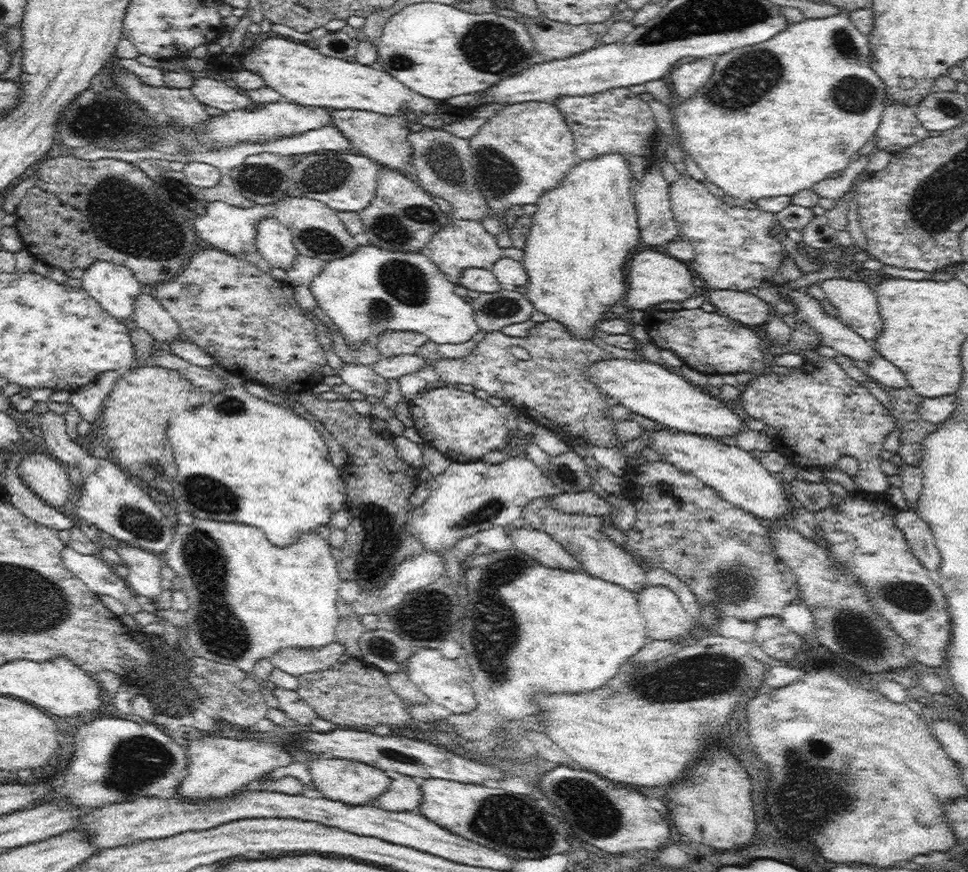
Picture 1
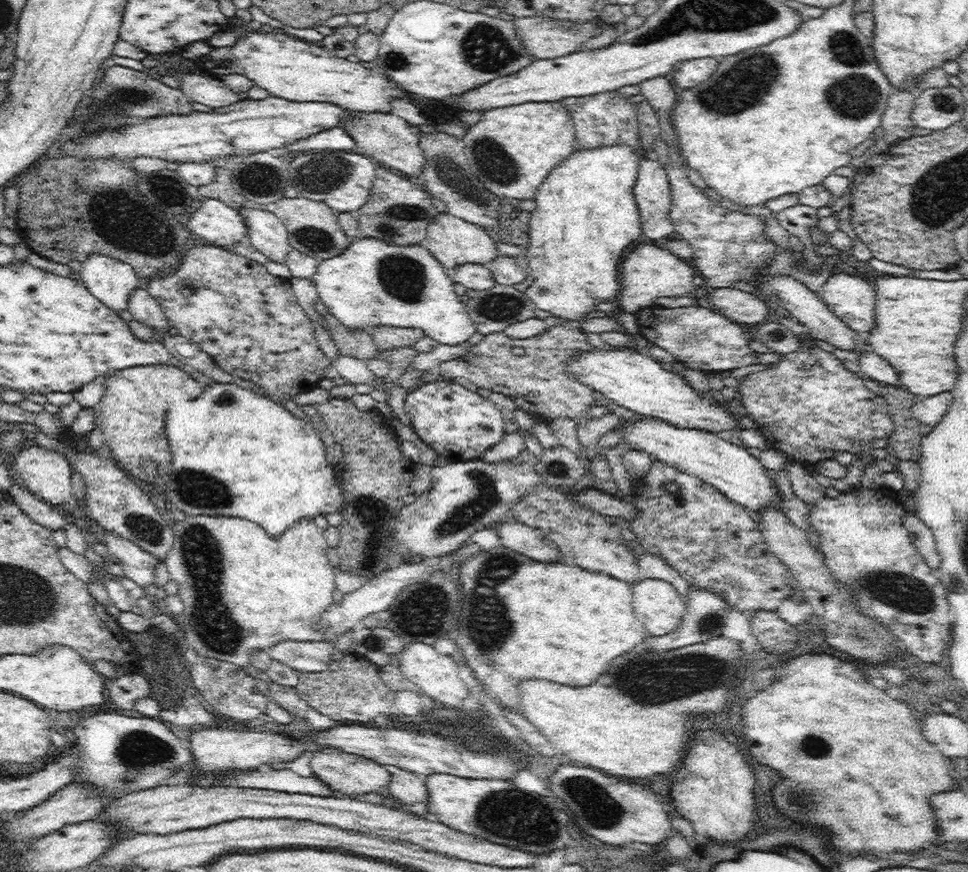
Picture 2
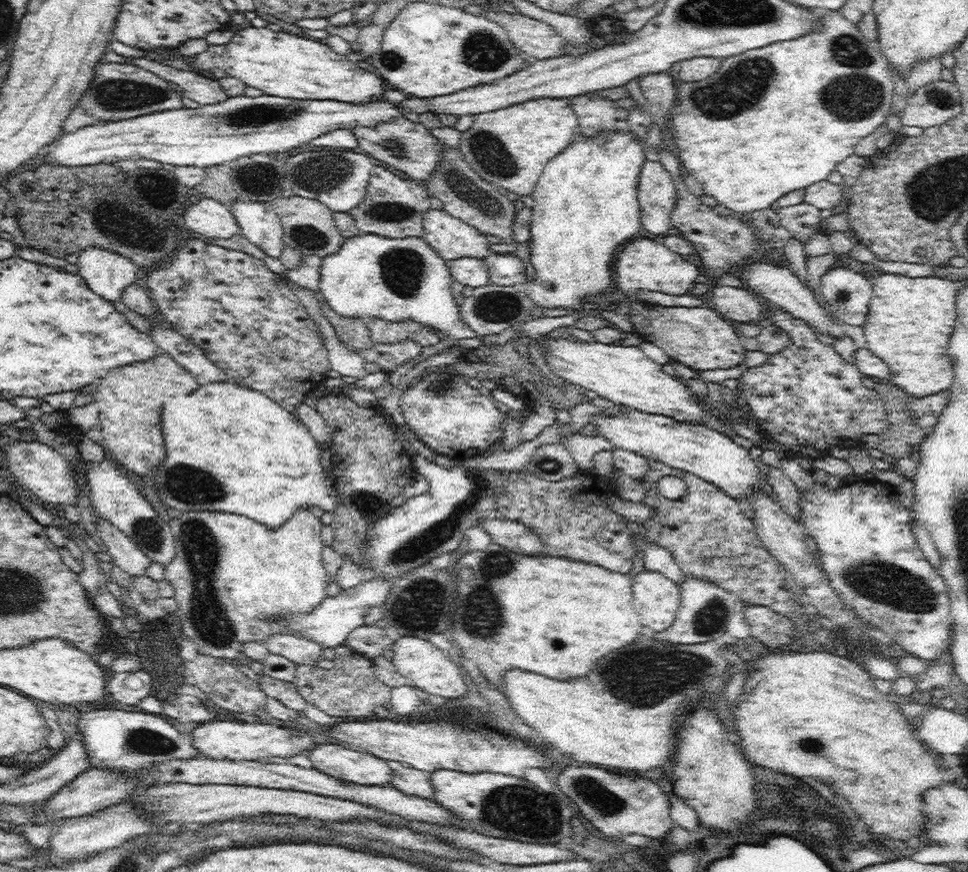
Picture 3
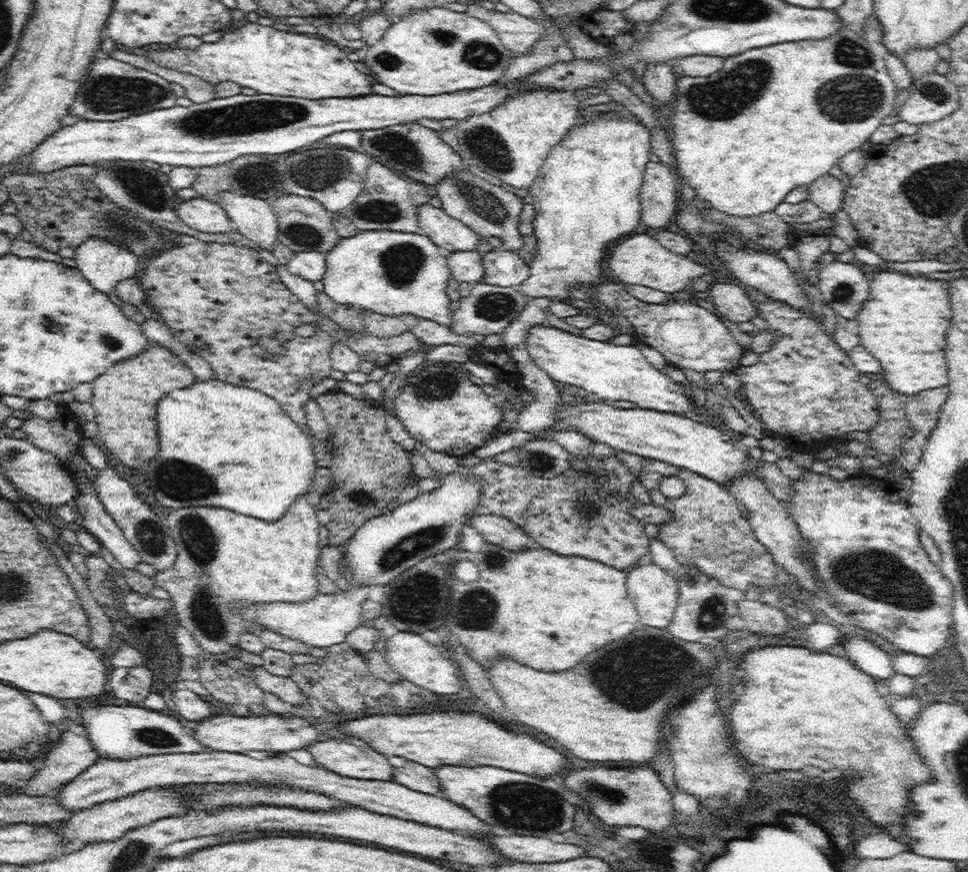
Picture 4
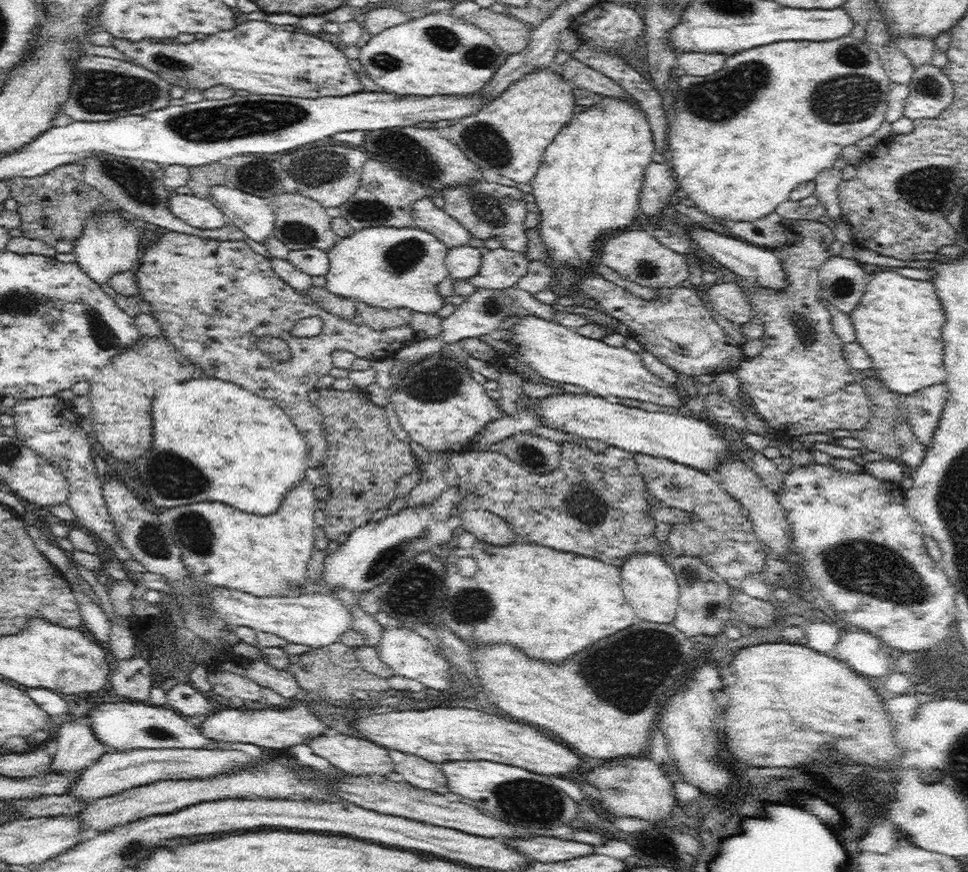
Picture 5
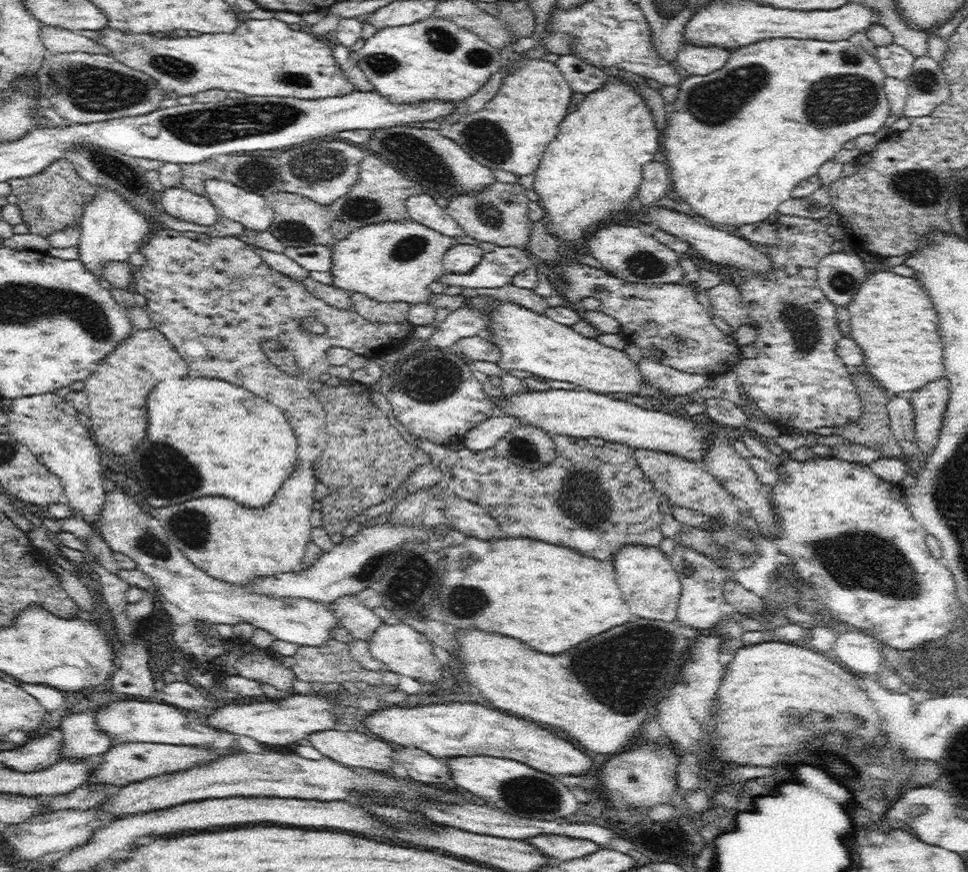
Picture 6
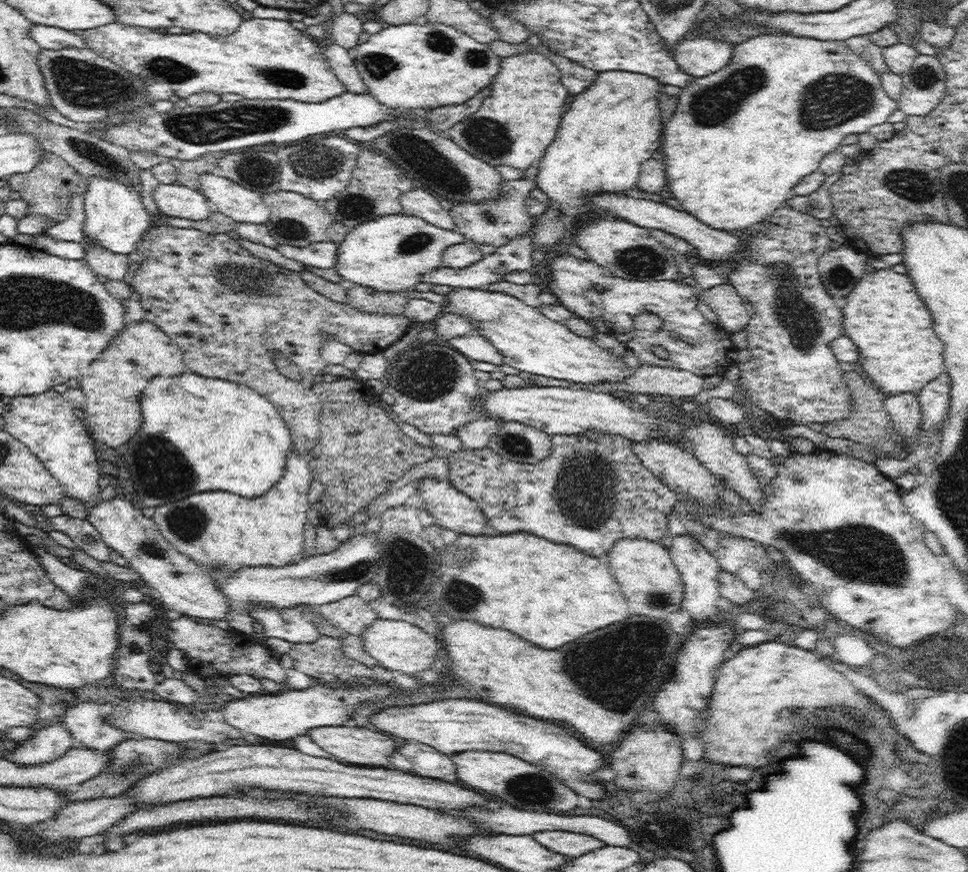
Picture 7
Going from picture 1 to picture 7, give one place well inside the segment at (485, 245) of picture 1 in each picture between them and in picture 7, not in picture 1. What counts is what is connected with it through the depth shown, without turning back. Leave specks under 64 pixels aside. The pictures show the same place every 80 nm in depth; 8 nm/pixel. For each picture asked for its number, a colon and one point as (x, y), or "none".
2: (454, 242)
3: (450, 237)
4: (450, 235)
5: (434, 220)
6: (422, 208)
7: (418, 202)

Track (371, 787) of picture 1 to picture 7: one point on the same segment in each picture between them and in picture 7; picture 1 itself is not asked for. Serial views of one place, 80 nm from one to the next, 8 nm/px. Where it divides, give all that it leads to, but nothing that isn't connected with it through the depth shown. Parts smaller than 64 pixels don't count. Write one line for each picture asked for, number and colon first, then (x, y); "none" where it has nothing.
2: (349, 775)
3: (362, 768)
4: (348, 760)
5: (349, 754)
6: (365, 752)
7: (354, 745)

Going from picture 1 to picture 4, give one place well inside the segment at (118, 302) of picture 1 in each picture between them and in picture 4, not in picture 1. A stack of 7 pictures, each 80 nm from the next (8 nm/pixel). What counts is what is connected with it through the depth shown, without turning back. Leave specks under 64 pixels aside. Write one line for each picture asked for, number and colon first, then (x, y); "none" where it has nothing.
2: (111, 281)
3: (107, 273)
4: (104, 263)

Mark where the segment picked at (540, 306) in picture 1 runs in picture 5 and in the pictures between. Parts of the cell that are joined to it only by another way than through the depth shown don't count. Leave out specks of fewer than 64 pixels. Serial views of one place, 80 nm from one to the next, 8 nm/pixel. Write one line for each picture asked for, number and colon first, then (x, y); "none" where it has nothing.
2: (586, 216)
3: (586, 206)
4: (586, 195)
5: (587, 186)

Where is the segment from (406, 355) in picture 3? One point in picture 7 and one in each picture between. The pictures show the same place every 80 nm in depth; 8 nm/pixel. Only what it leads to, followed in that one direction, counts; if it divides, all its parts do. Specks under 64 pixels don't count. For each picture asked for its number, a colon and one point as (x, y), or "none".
4: (218, 299)
5: (213, 299)
6: (215, 299)
7: (228, 310)

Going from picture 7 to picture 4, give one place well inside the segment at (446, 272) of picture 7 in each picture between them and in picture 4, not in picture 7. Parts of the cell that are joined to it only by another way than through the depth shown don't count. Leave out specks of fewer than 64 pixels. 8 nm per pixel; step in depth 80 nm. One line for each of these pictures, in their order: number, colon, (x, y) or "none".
4: (503, 268)
5: (501, 268)
6: (497, 268)

